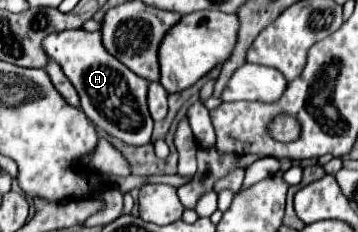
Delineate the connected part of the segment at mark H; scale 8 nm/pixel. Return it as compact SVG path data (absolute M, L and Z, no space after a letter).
M84 28L54 32L44 38L46 54L58 62L64 74L70 78L80 94L80 108L86 112L88 120L104 130L108 136L118 138L132 146L142 146L150 142L152 118L148 112L146 96L150 82L126 68L118 58L114 58L102 44L100 32L88 32Z

